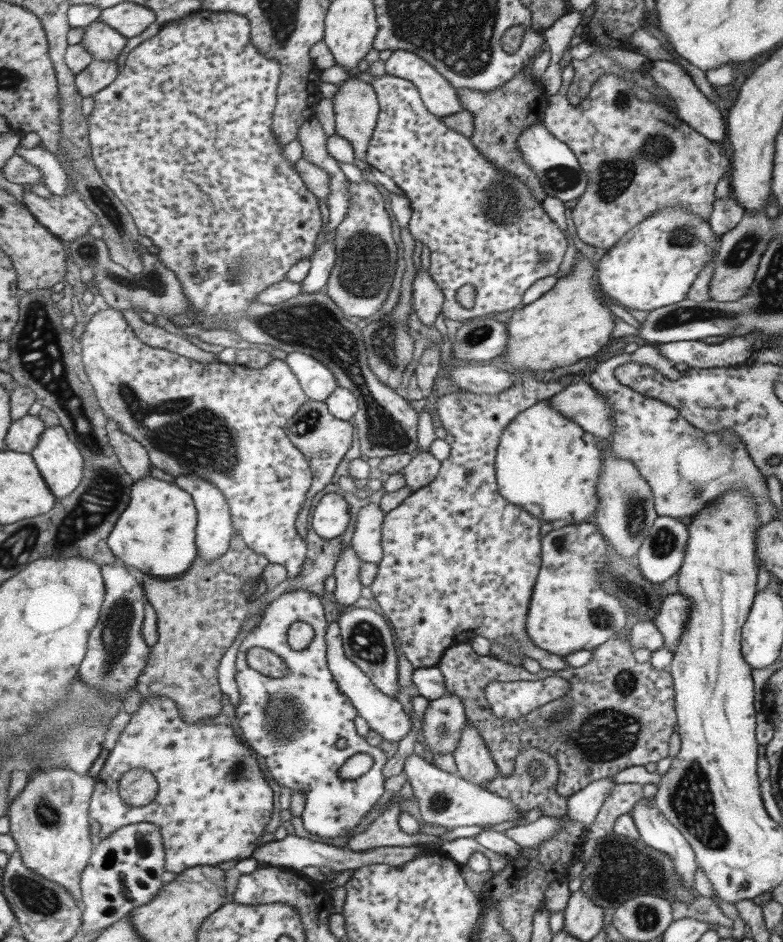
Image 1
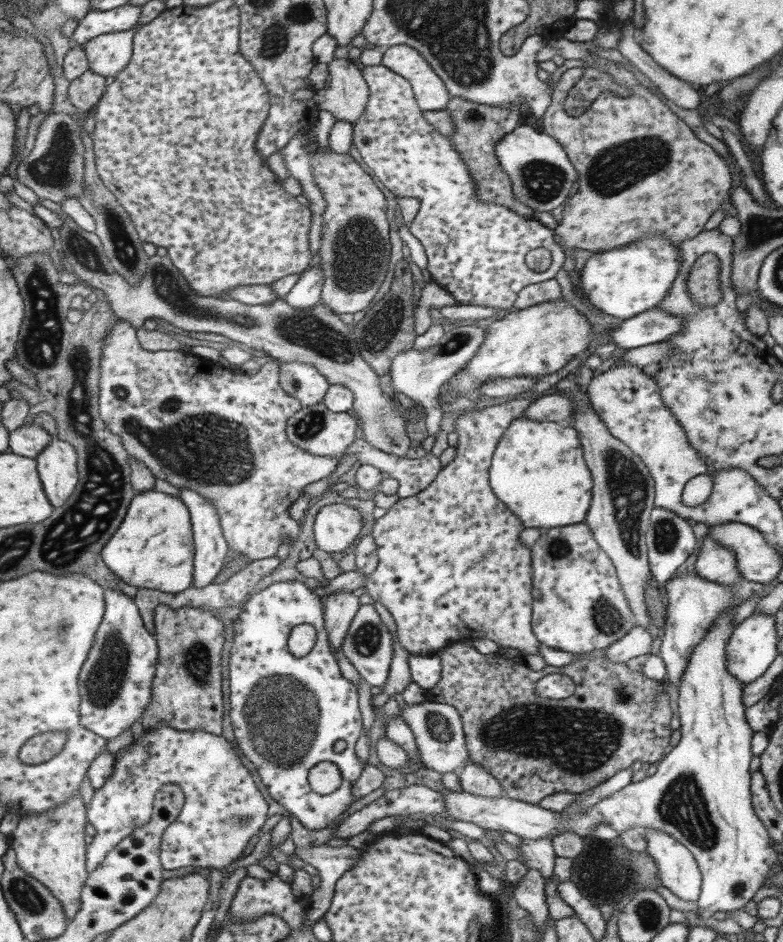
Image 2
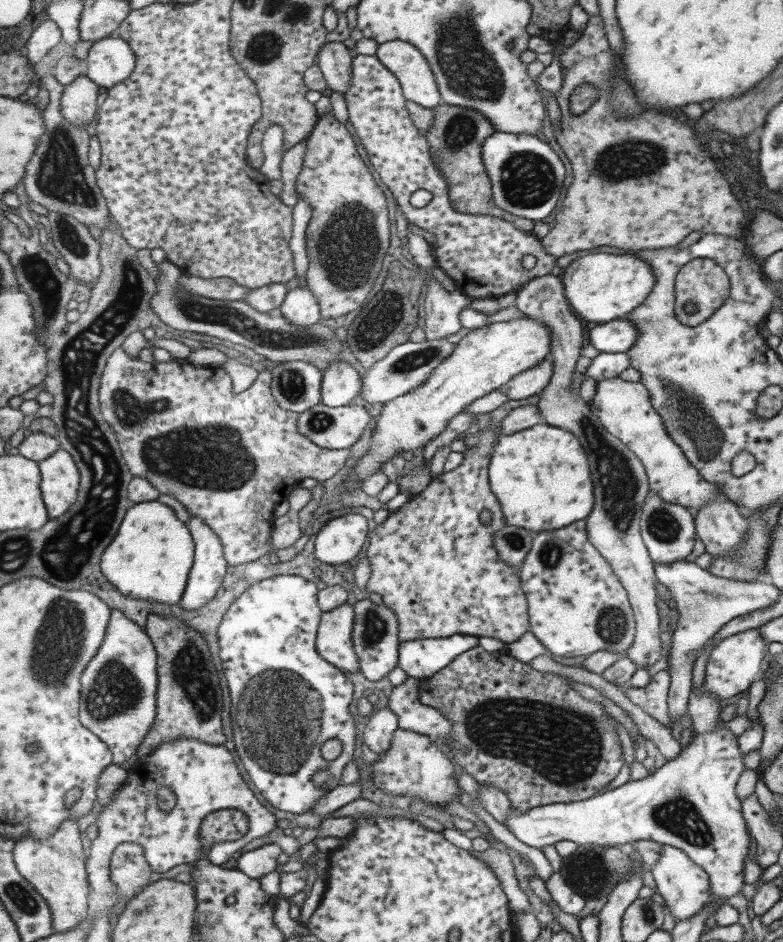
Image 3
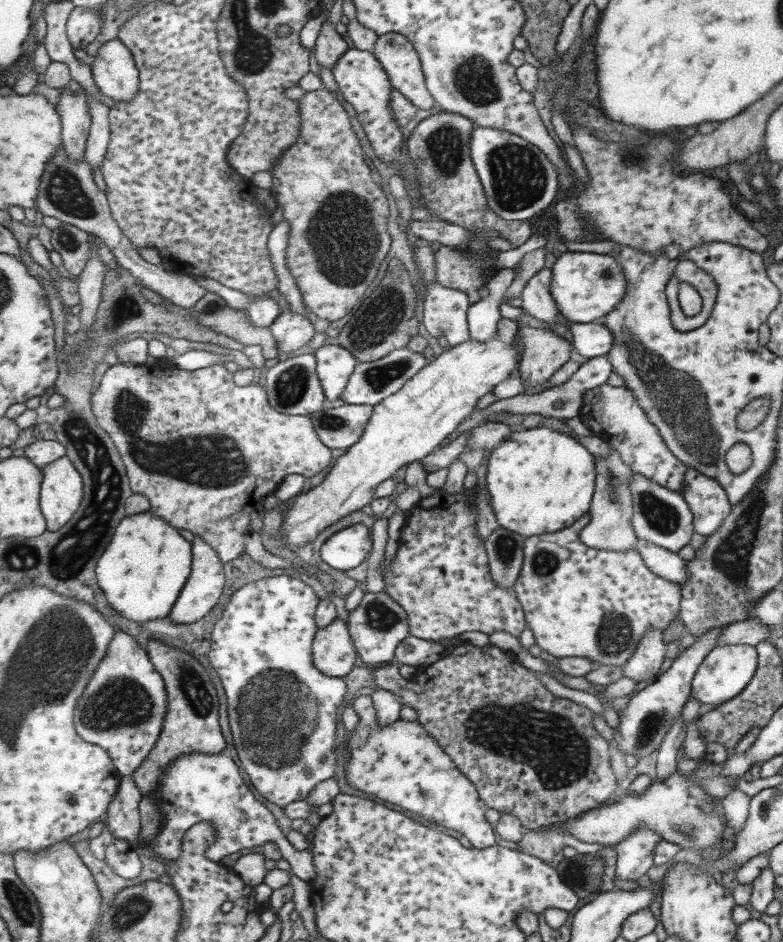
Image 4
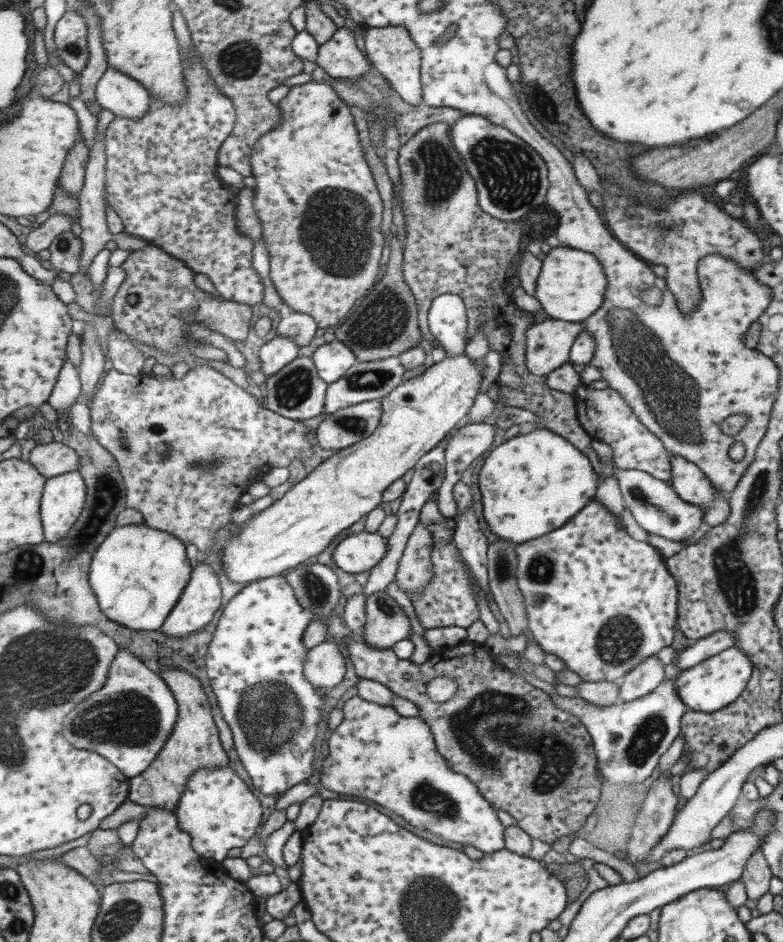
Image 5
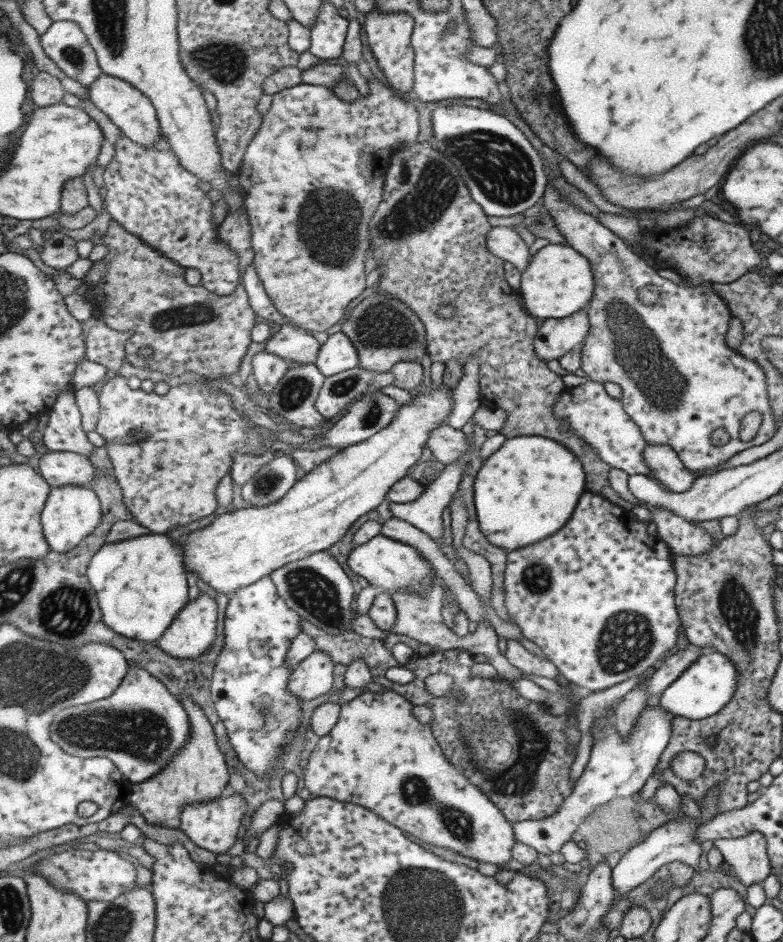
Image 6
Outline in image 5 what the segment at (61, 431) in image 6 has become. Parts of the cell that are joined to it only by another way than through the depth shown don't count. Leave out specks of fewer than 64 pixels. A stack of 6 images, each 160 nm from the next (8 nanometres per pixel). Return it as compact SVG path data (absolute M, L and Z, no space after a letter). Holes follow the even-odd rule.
M70 357L61 369L59 380L53 389L48 404L57 412L57 423L60 430L70 430L72 422L61 418L62 414L68 414L72 406L77 403L82 391L82 380L79 368L75 366Z

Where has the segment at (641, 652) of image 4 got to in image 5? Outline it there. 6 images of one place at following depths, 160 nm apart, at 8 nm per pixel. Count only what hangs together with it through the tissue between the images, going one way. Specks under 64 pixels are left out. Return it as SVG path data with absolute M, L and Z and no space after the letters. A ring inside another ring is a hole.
M653 655L619 678L618 702L629 702L649 694L664 679L664 667L657 655Z

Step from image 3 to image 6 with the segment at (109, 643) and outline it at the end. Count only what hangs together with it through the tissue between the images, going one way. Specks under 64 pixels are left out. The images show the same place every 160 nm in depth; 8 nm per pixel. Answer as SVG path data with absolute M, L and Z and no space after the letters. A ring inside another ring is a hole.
M130 666L128 676L112 697L62 710L53 722L54 741L83 759L110 758L132 784L157 776L178 755L192 735L184 703L144 667Z

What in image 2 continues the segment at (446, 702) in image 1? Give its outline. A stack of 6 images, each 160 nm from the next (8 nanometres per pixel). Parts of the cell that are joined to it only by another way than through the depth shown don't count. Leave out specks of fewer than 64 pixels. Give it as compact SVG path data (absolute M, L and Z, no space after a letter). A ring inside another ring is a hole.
M425 699L417 704L404 703L399 715L406 720L415 734L415 742L419 750L419 758L424 764L438 773L458 774L470 761L470 752L467 746L463 719L461 713L450 704L431 702Z

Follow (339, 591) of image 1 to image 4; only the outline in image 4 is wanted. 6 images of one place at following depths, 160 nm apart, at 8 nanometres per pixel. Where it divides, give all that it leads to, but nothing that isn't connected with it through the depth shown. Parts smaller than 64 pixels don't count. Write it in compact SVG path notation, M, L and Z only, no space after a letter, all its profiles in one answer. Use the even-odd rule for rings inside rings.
M336 618L329 626L319 629L316 634L316 641L314 642L313 657L316 666L319 667L323 674L344 677L347 673L350 673L359 655L348 623Z

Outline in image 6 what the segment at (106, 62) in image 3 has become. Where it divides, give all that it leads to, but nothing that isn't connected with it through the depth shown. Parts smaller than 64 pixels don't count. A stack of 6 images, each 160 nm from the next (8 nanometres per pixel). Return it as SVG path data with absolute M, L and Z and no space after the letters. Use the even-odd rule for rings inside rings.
M103 74L88 88L91 102L135 142L150 148L162 136L159 114L151 99L125 79Z

